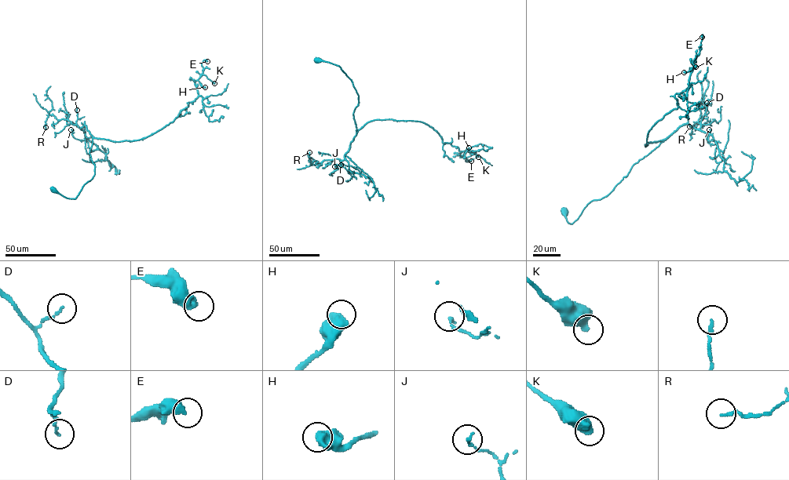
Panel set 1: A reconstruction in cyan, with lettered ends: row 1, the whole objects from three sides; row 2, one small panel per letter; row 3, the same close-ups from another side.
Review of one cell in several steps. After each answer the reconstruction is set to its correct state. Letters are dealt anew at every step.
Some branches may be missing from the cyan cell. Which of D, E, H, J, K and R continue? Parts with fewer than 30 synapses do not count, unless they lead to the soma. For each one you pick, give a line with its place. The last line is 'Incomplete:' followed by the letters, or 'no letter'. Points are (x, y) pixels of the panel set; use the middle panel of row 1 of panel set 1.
Incomplete: no letter

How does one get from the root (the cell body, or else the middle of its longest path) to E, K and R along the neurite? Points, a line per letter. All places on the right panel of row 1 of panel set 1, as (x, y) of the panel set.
E: (565, 212), (572, 223), (662, 140), (644, 145), (652, 127), (677, 107), (674, 95), (688, 87), (702, 37)
K: (565, 212), (572, 223), (659, 145), (644, 145), (648, 133), (677, 107), (697, 55), (695, 67)
R: (565, 212), (572, 223), (681, 125), (699, 129), (706, 110), (689, 126)

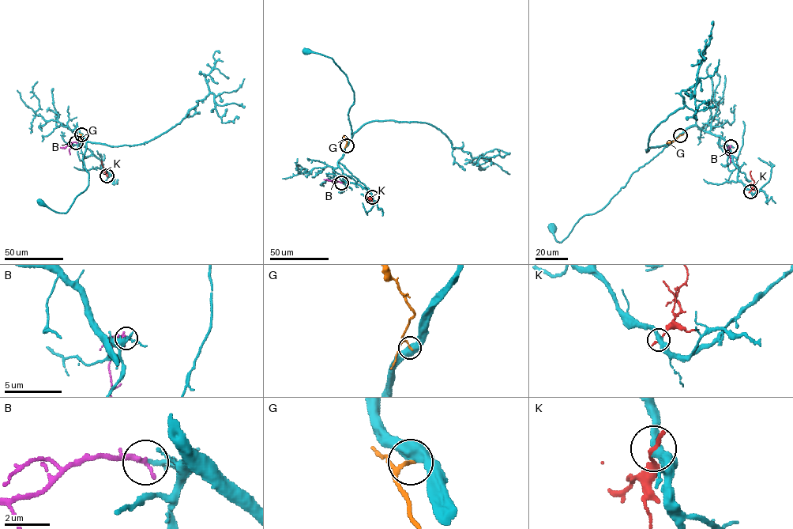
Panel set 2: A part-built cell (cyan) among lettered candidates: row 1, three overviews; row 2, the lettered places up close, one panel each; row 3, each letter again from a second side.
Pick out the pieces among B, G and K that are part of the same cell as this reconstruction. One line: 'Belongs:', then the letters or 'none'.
Belongs: B

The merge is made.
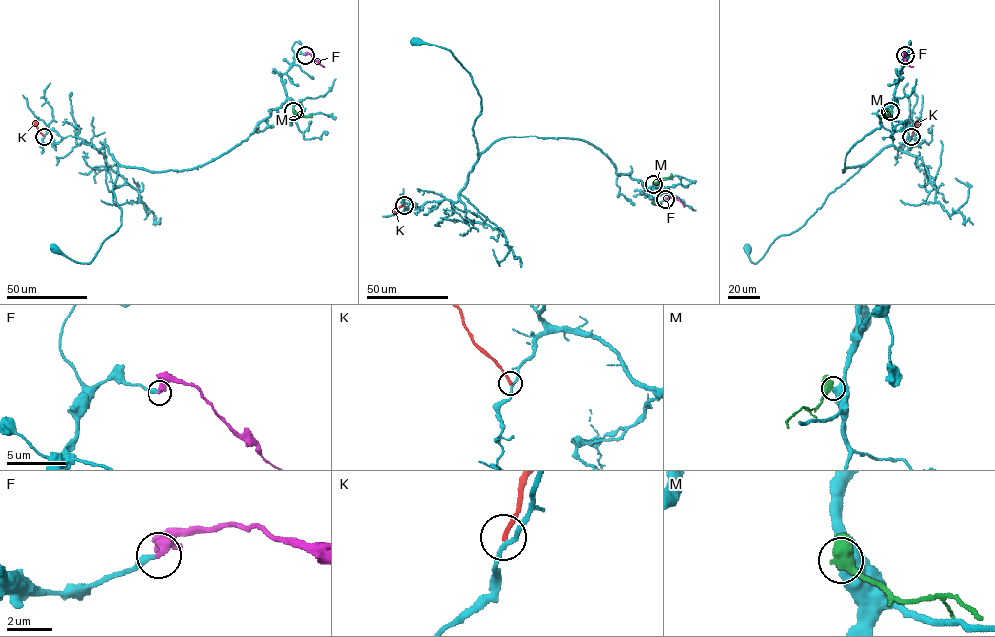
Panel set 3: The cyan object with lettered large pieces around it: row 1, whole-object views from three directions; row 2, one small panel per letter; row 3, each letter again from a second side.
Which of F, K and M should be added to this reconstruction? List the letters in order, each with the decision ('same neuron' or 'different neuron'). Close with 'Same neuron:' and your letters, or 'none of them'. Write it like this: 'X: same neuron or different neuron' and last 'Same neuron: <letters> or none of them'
F: same neuron
K: different neuron
M: different neuron
Same neuron: F

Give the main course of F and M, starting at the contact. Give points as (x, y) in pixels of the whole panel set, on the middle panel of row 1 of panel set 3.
F: (665, 199), (678, 198), (684, 207)
M: (653, 184), (671, 173)

